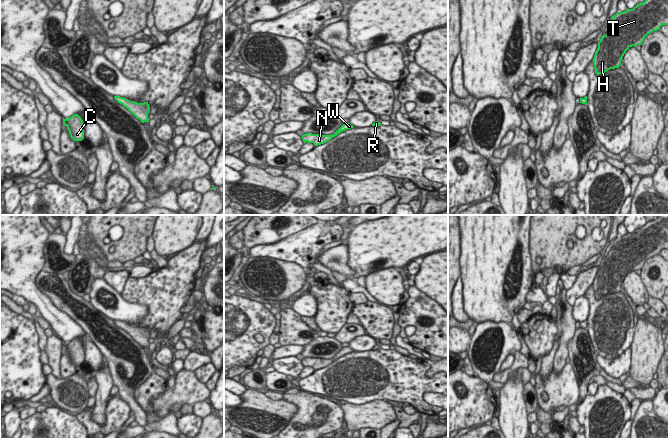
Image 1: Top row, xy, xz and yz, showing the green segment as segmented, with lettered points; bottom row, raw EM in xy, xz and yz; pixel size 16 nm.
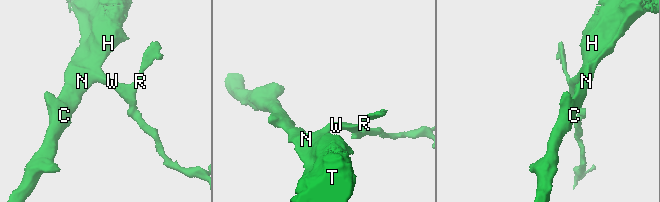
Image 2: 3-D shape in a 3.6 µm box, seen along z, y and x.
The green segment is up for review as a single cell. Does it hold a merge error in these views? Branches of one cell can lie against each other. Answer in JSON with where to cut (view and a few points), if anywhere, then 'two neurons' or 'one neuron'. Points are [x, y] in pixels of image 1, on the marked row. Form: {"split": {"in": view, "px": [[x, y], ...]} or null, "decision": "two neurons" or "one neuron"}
{"split": null, "decision": "one neuron"}

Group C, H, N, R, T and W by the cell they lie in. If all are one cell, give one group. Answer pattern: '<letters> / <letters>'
C H N R T W

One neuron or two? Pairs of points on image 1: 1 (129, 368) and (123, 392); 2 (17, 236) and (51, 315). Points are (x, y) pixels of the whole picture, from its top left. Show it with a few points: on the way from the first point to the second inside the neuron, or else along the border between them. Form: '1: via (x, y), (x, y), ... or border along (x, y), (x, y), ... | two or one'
1: via (119, 362), (115, 365), (115, 371), (123, 382) | one
2: via (23, 256), (23, 284), (34, 295) | one

